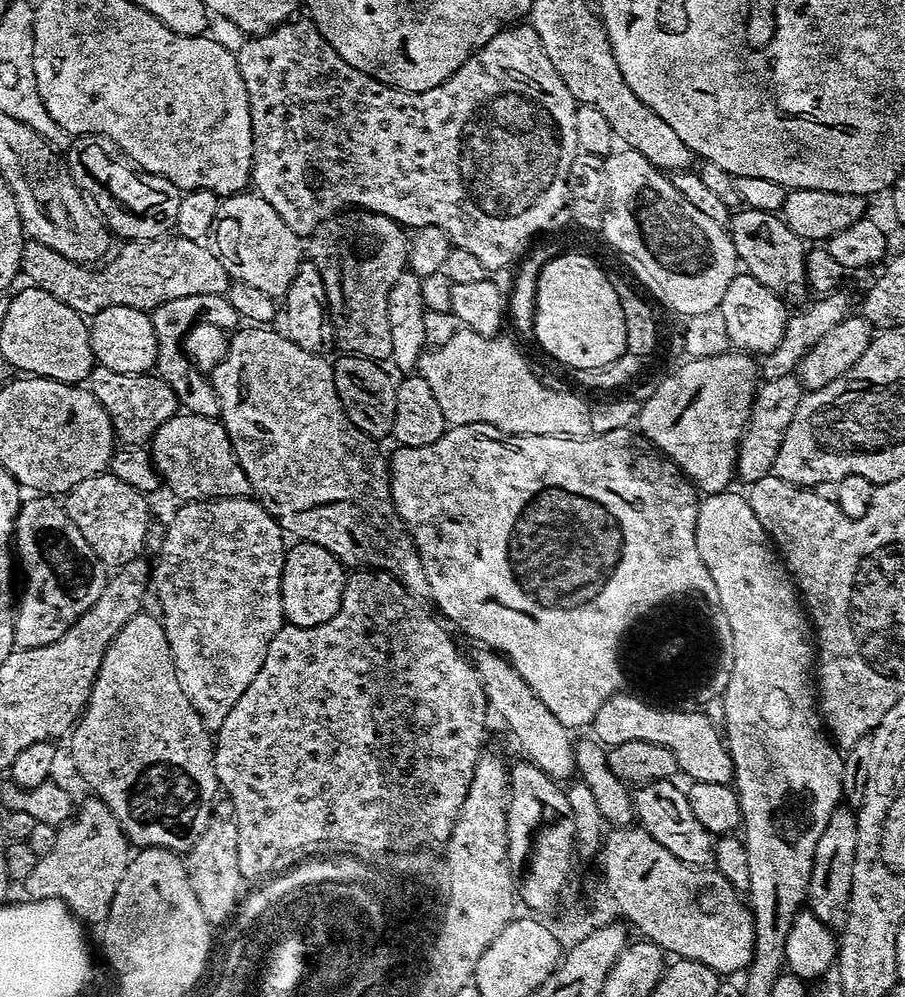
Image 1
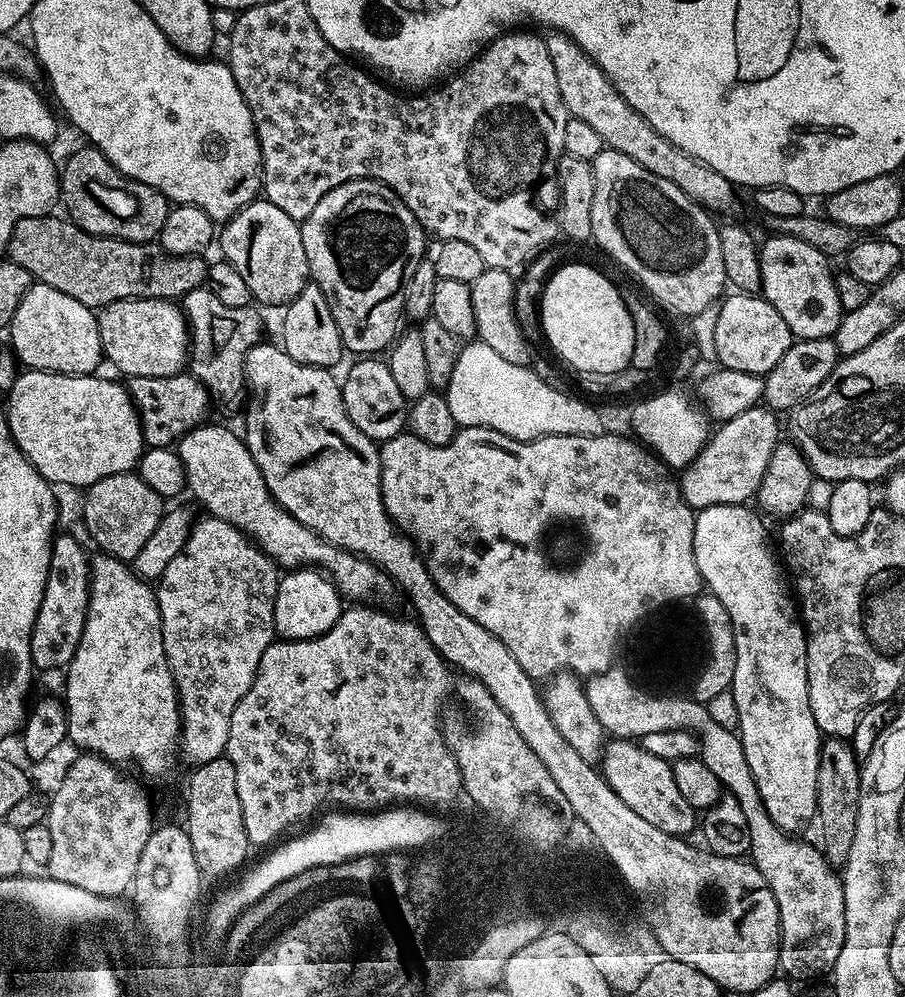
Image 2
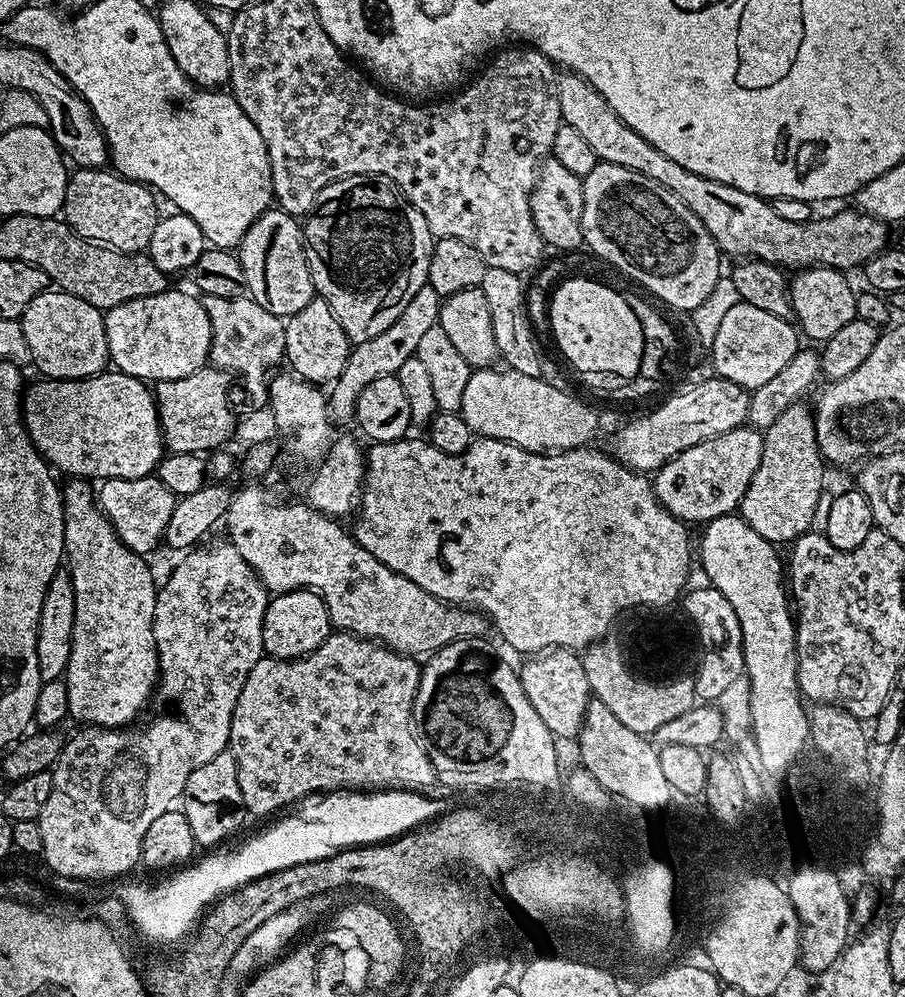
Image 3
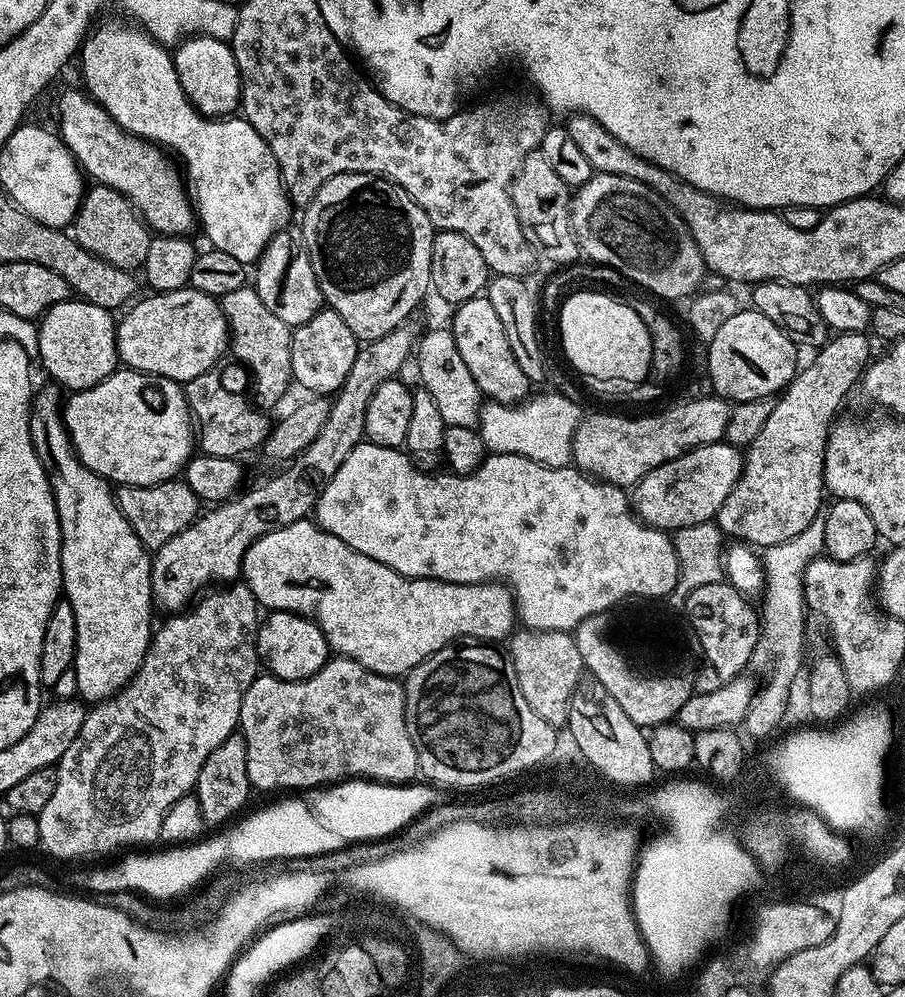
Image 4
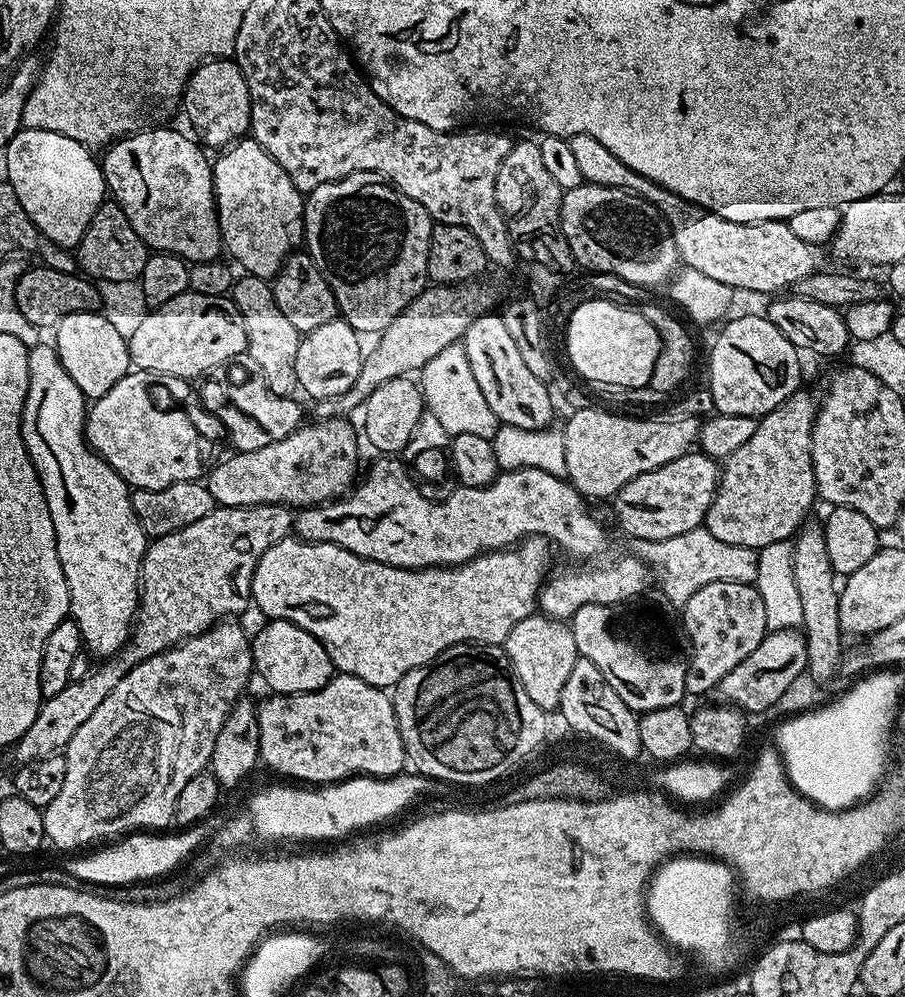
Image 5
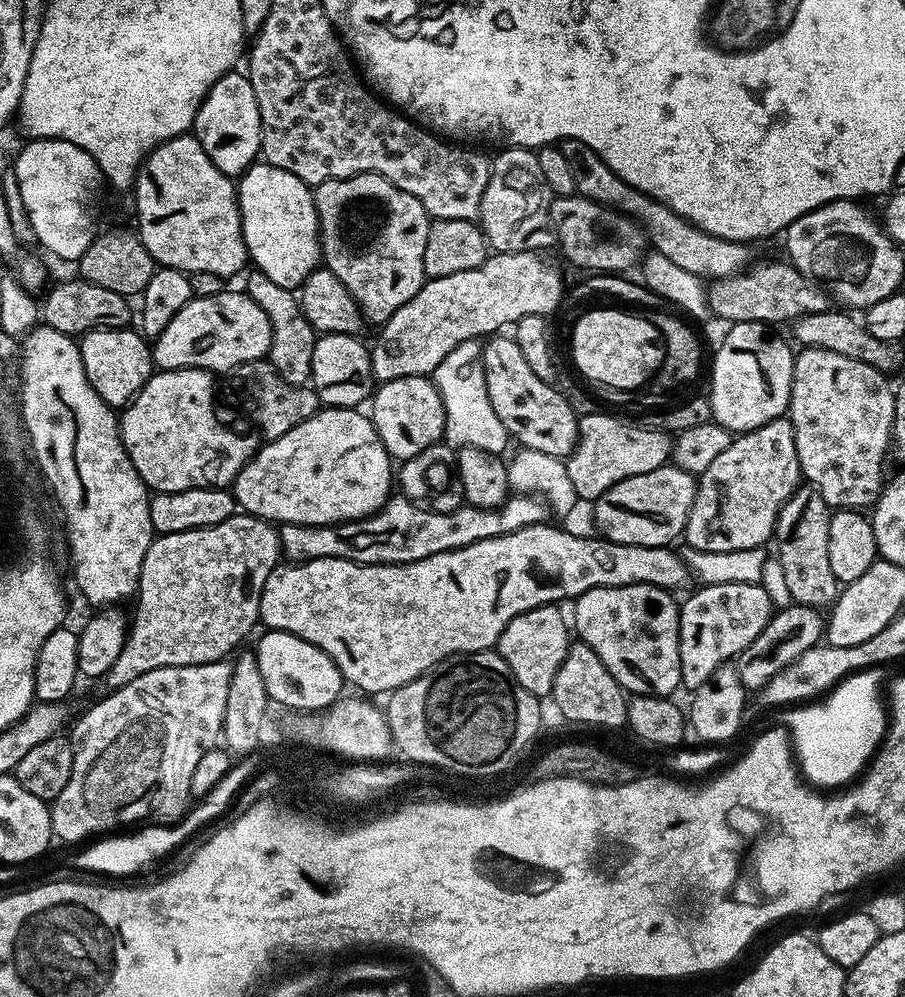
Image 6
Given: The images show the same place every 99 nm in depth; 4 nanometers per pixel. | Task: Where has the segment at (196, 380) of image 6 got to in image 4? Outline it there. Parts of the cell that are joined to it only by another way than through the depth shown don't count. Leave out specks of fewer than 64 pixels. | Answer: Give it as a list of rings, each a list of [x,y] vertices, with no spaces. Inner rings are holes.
[[[124,366],[102,382],[73,391],[69,396],[72,397],[63,401],[62,415],[72,448],[91,472],[113,485],[154,486],[175,480],[194,455],[194,421],[188,411],[188,397],[179,380]]]

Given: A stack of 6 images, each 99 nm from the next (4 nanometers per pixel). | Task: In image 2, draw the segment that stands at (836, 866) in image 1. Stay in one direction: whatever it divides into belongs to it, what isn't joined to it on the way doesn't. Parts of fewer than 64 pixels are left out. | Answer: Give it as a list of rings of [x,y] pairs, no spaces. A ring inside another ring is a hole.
[[[828,738],[821,743],[814,824],[820,827],[819,847],[832,866],[843,866],[848,861],[850,846],[854,846],[854,830],[858,826],[861,767],[861,761],[847,739]]]

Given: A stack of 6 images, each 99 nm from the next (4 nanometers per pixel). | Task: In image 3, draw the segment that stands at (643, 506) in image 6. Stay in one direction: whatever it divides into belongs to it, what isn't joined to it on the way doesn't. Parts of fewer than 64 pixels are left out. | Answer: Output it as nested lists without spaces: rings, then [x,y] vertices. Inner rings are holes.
[[[743,426],[682,450],[654,472],[658,502],[688,526],[703,526],[709,520],[735,513],[750,478],[754,478],[754,470],[758,470],[758,462],[762,462],[763,445],[763,431]]]

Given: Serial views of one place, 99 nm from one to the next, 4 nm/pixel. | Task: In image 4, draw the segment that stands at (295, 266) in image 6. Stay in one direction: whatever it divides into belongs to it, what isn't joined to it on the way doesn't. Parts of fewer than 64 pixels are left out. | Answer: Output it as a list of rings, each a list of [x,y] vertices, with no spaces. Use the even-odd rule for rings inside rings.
[[[132,22],[127,23],[97,27],[80,45],[78,61],[80,72],[84,75],[83,87],[110,114],[110,118],[122,126],[122,130],[178,158],[199,227],[204,227],[204,236],[209,240],[207,243],[238,258],[238,262],[246,266],[255,265],[270,238],[289,227],[291,220],[288,219],[294,211],[278,170],[278,162],[274,154],[270,154],[270,146],[266,146],[262,134],[258,134],[258,130],[254,130],[254,126],[239,115],[209,118],[201,114],[188,101],[178,82],[172,52],[143,28]]]

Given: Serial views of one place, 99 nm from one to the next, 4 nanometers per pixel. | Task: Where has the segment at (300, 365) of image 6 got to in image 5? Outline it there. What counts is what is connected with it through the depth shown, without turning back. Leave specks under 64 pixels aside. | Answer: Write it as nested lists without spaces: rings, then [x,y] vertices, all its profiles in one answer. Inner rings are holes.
[[[247,274],[241,277],[241,280],[239,277],[233,283],[230,298],[236,303],[246,322],[247,355],[252,356],[253,362],[260,367],[259,375],[269,390],[280,396],[295,393],[298,388],[296,363],[300,357],[302,333],[296,329],[294,322],[290,322],[290,318],[286,318],[286,314],[279,309],[278,302],[272,293],[272,284],[265,277]]]

